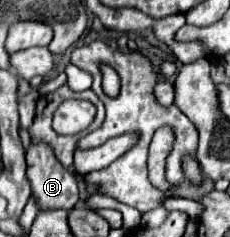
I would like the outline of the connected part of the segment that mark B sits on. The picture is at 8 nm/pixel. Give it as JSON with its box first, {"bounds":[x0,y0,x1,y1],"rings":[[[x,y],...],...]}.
{"bounds":[27,146,79,210],"rings":[[[29,146],[27,150],[27,180],[31,184],[31,198],[39,210],[73,208],[79,200],[77,180],[65,170],[49,146]]]}

